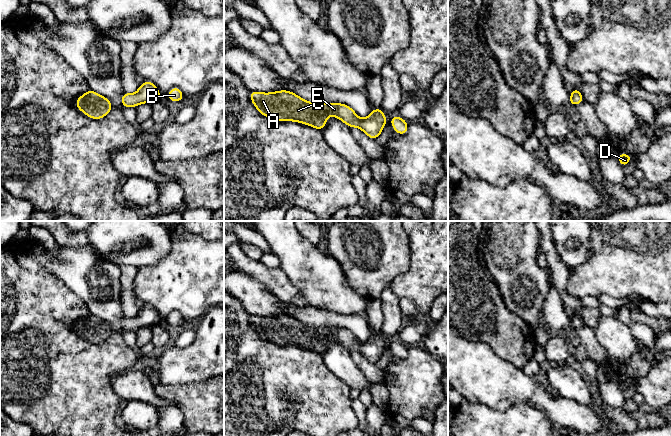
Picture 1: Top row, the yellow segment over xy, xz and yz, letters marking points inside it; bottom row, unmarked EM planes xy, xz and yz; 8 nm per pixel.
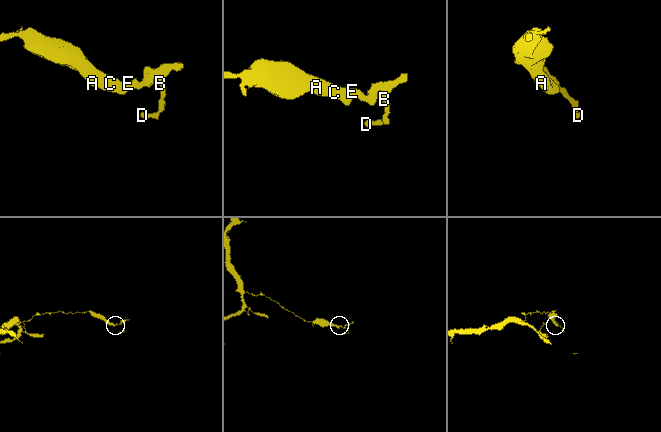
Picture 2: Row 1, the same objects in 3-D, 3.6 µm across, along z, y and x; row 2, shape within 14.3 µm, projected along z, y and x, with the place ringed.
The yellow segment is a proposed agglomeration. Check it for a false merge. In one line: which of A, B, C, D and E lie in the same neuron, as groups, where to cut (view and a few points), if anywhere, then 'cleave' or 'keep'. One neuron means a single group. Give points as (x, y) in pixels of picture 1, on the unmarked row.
groups A B C D E; cut none; keep

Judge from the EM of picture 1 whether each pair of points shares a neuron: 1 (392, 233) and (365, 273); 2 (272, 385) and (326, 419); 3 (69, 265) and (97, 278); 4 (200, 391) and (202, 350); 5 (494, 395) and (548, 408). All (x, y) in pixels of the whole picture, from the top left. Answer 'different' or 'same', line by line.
1: same
2: same
3: same
4: different
5: same

